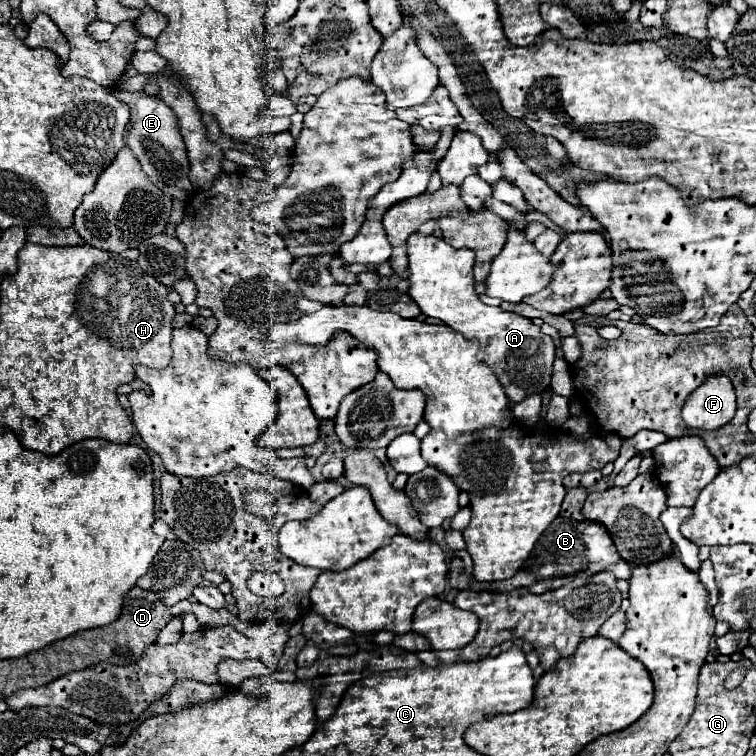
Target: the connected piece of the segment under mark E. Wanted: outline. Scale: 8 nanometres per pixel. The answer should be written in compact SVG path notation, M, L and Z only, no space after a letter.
M116 89L114 95L118 101L130 107L130 127L126 131L126 143L132 149L132 153L138 157L142 169L164 195L184 203L192 191L192 183L188 179L190 161L186 155L186 145L182 141L174 111L160 97L150 97L144 91L132 93L132 91Z

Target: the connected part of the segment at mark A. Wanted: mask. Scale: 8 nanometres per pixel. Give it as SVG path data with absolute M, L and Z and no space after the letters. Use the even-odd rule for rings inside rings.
M414 233L414 237L410 237L410 241L408 241L408 257L410 257L410 265L408 265L410 289L408 289L408 295L412 295L412 299L418 303L418 307L422 309L422 313L426 317L440 319L442 323L460 331L466 339L478 339L480 341L478 357L496 373L496 377L504 385L506 397L512 405L520 403L522 399L526 399L532 393L540 395L550 387L552 365L556 359L556 345L554 345L552 337L544 335L540 331L540 325L534 325L528 317L508 313L508 311L502 311L500 307L490 307L490 305L484 305L480 301L478 293L474 291L474 283L476 283L474 275L472 275L474 253L470 253L470 249L460 251L460 249L446 245L446 241L434 237L434 235L424 237L420 233Z

